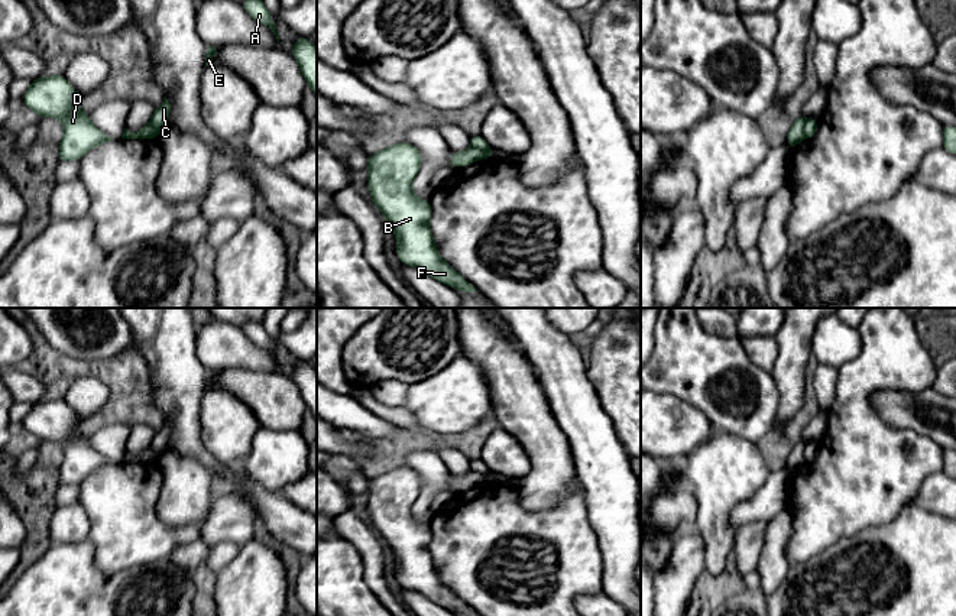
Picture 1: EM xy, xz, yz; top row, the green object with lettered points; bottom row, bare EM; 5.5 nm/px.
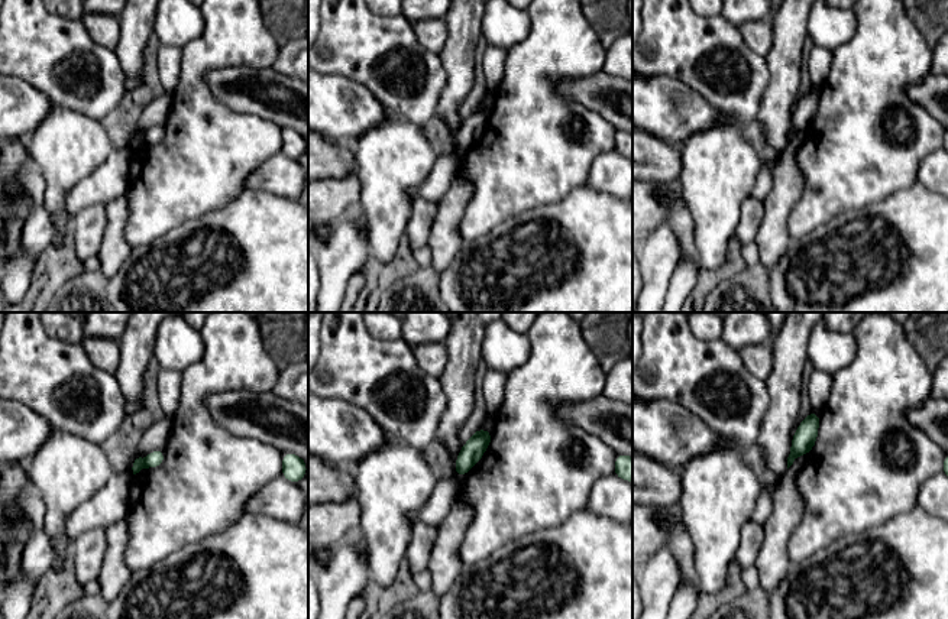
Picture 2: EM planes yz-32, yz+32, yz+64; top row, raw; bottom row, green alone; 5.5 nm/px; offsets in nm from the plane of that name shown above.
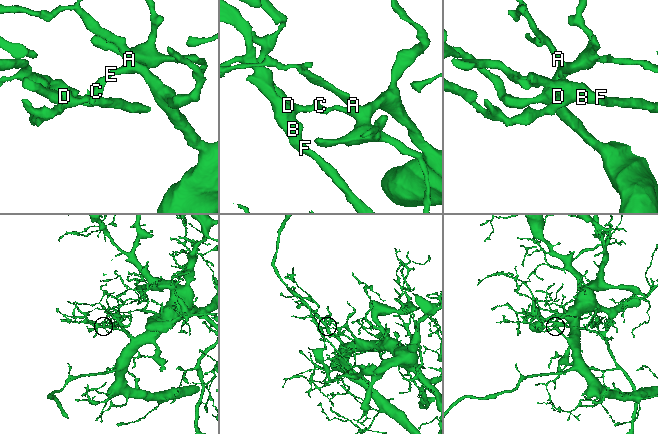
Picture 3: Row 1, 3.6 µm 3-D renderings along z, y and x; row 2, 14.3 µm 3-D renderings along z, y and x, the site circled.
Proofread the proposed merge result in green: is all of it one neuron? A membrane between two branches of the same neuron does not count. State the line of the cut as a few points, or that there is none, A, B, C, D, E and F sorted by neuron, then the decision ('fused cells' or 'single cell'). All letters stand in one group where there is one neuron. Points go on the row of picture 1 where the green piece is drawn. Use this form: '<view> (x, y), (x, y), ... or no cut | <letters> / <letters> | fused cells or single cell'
yz (810, 119), (804, 125), (804, 138) | A C E / B D F | fused cells

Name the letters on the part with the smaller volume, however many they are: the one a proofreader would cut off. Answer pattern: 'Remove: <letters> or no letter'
Remove: B, D, F

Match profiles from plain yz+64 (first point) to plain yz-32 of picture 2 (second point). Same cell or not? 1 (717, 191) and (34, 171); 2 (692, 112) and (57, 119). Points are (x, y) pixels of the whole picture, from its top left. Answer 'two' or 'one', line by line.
1: two
2: two

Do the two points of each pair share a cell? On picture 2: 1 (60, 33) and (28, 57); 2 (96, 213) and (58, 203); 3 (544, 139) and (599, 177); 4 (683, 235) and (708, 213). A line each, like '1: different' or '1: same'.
1: same
2: different
3: different
4: different

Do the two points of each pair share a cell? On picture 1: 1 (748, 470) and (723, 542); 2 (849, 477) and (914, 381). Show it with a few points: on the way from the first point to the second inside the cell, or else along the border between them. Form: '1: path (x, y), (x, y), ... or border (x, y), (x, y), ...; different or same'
1: path (731, 488), (720, 498), (720, 525); same
2: path (854, 444), (854, 402), (875, 381), (881, 381); same

